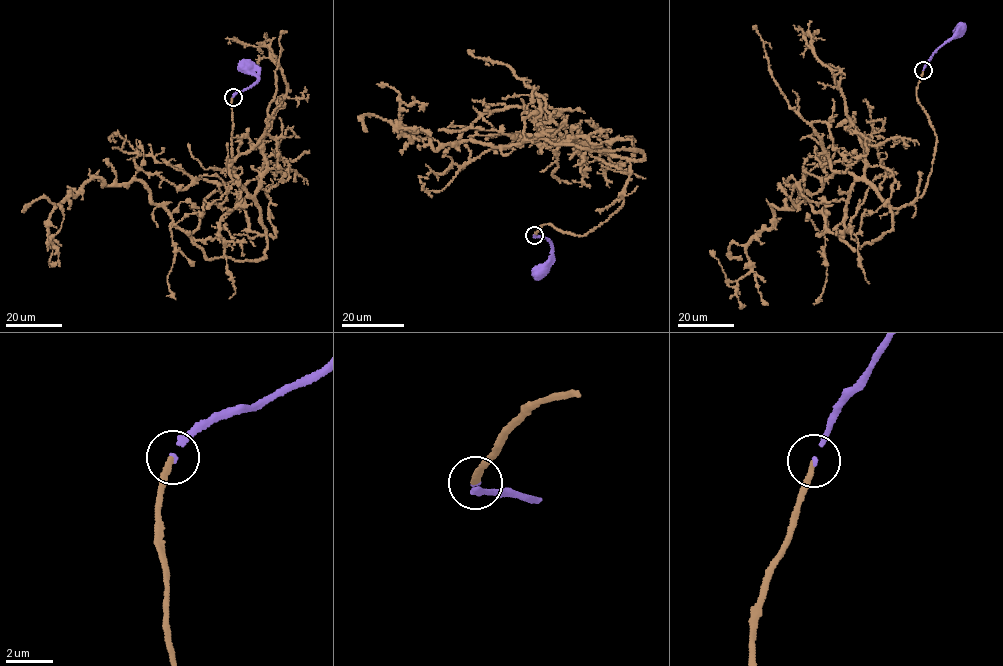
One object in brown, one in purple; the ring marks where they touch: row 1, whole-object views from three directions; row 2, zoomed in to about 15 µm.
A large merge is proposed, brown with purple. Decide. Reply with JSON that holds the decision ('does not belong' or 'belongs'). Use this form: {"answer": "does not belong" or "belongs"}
{"answer": "belongs"}

